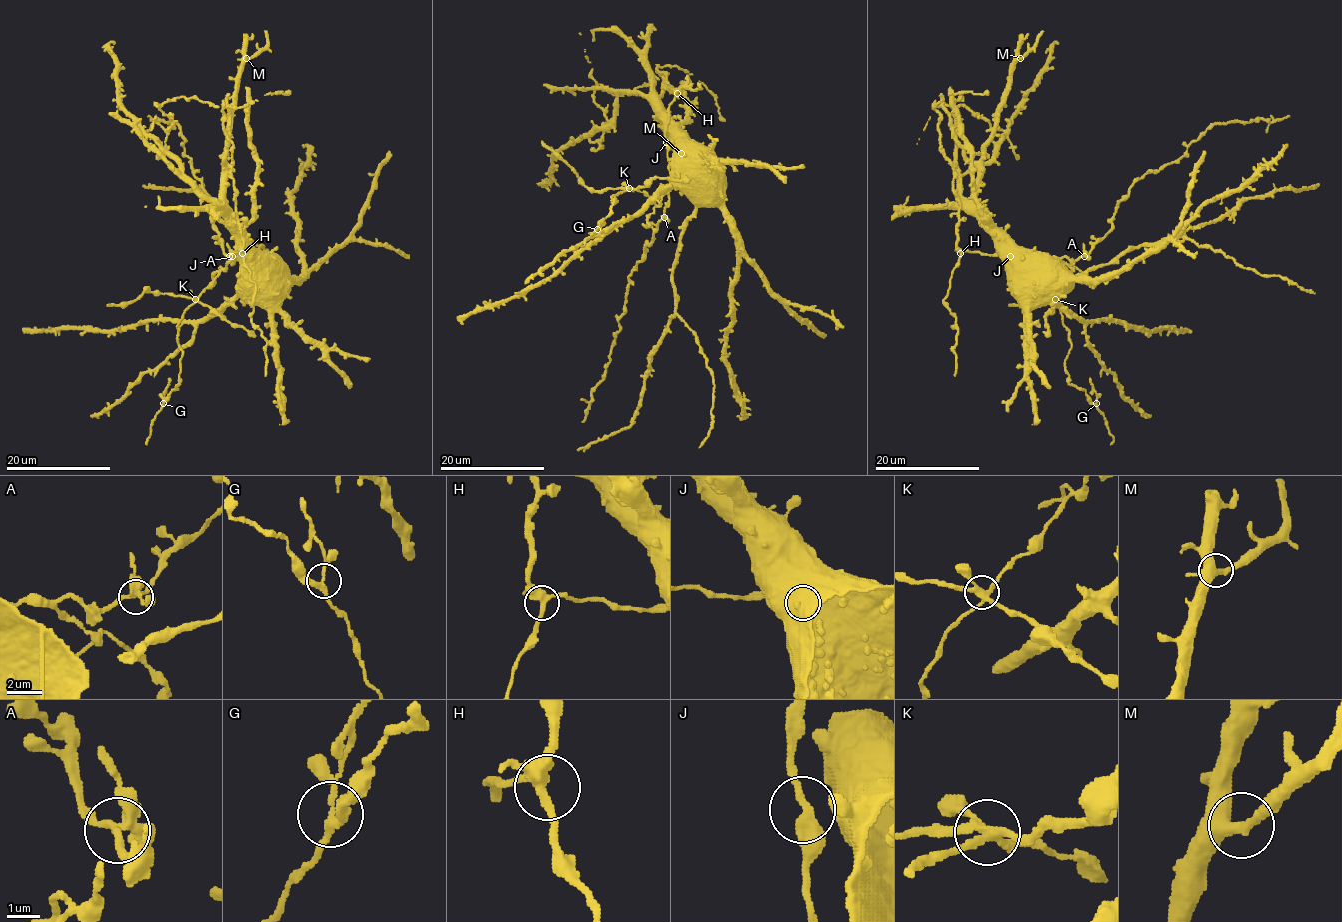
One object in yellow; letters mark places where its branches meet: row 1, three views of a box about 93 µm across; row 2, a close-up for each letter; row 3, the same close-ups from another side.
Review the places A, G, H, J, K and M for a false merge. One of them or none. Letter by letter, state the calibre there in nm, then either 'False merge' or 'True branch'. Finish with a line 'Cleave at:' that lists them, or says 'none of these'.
A: Thickness 280 nm. True branch
G: Thickness 200 nm. True branch
H: Thickness 380 nm. True branch
J: Thickness 280 nm. True branch
K: Thickness 280 nm. False merge
M: Thickness 360 nm. True branch
Cleave at: K

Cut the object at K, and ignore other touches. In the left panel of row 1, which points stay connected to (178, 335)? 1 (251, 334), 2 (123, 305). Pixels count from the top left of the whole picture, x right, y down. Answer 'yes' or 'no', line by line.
1: no
2: no

